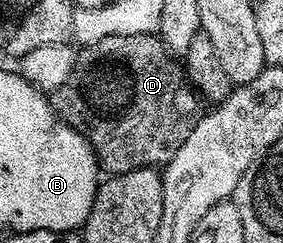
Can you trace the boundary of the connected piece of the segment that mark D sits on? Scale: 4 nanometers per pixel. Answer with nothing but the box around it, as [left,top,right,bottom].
[48,33,188,175]

